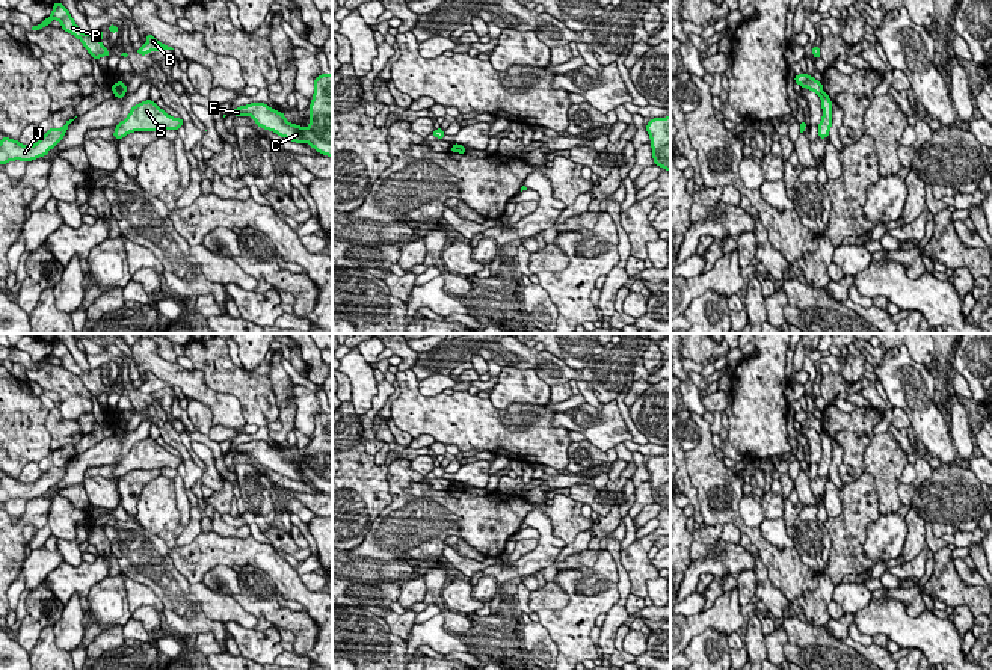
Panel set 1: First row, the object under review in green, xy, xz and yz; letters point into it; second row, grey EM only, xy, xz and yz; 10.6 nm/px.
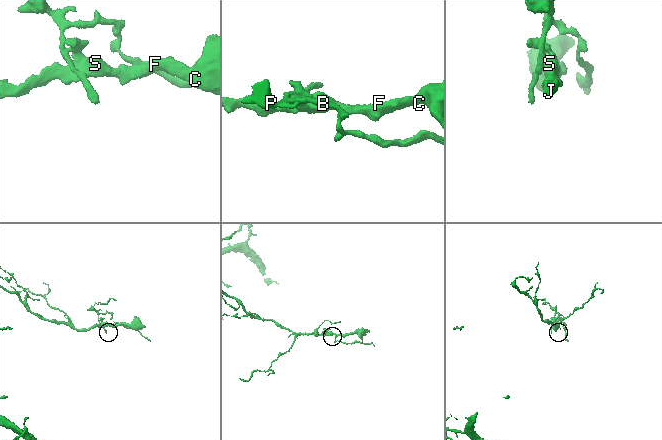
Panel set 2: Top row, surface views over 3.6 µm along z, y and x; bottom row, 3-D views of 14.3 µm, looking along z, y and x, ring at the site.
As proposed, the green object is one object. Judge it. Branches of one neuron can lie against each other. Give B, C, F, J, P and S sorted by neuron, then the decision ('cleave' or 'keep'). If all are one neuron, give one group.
B P / C F J S | cleave

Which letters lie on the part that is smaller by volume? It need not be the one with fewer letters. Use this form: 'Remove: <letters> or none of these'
Remove: B, P

